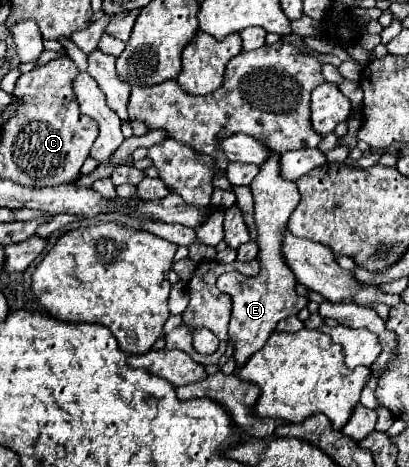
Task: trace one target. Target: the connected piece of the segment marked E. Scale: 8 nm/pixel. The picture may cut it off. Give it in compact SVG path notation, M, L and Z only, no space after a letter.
M270 153L268 161L260 169L258 177L252 181L250 189L254 195L254 219L258 227L258 261L260 261L260 275L248 277L237 271L227 272L220 275L218 289L228 293L232 297L232 319L228 329L228 339L234 347L234 359L236 365L244 365L256 351L260 351L266 343L266 339L272 335L278 321L296 315L308 301L304 297L298 297L294 287L294 273L290 267L286 267L282 259L282 235L288 225L288 217L300 203L300 193L296 183L286 181L280 177L280 155Z

